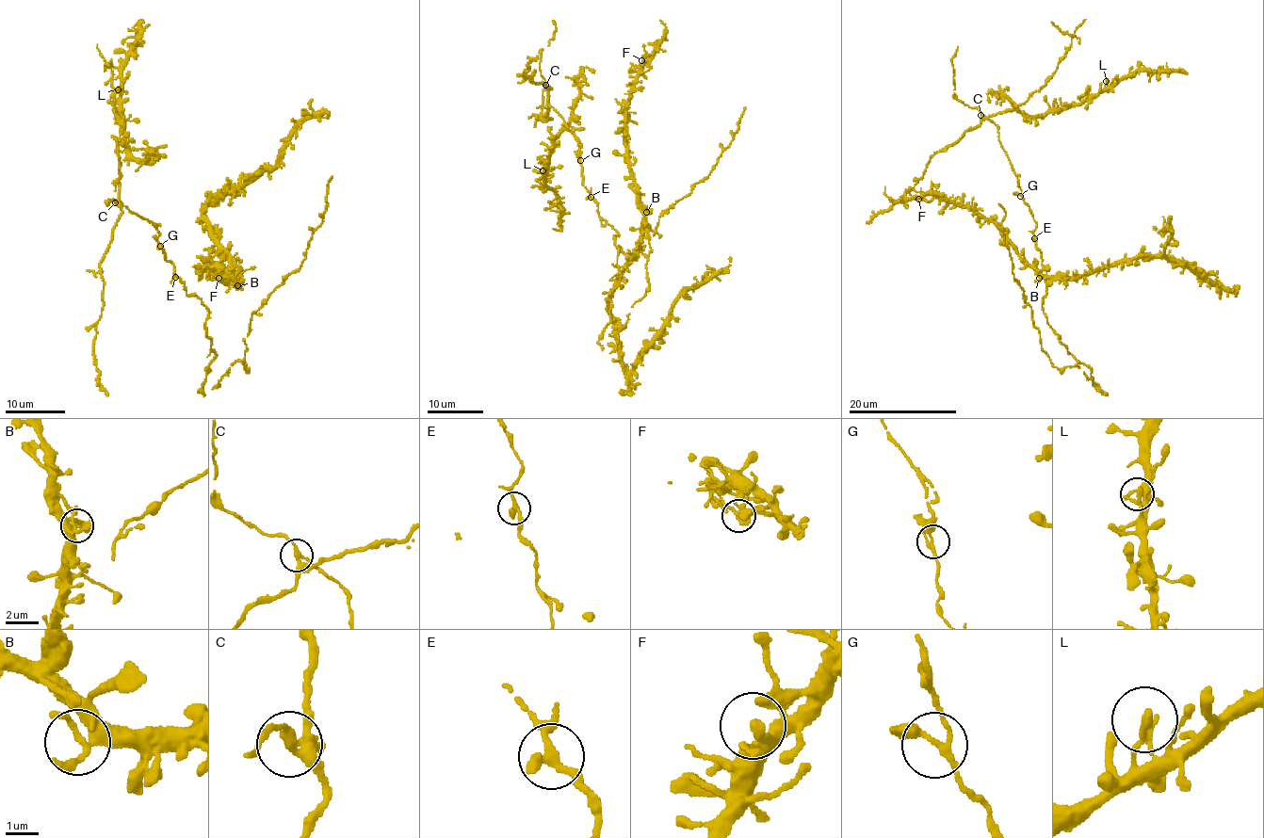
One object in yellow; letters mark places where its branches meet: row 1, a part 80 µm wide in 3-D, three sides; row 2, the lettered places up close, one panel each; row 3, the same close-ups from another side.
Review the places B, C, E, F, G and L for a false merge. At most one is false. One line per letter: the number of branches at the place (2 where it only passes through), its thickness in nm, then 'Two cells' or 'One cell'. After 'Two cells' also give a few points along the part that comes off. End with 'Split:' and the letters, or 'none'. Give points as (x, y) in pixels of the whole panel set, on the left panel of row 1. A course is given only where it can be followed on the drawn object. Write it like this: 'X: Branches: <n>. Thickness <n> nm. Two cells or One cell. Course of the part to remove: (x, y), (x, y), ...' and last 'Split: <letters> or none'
B: Branches: 4. Thickness 240 nm. One cell
C: Branches: 3. Thickness 240 nm. Two cells. Course of the part to remove: (116, 203), (121, 214), (108, 250), (100, 263), (104, 286), (93, 361), (100, 384), (108, 395)
E: Branches: 3. Thickness 240 nm. One cell
F: Branches: 2. Thickness 220 nm. One cell
G: Branches: 3. Thickness 240 nm. One cell
L: Branches: 3. Thickness 180 nm. One cell
Split: C

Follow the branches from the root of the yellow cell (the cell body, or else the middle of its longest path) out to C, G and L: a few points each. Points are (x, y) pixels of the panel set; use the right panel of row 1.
C: (1042, 259), (1042, 251), (1032, 233), (1037, 223), (1024, 201), (1016, 174), (998, 140), (997, 129), (980, 115)
G: (1042, 259), (1042, 251), (1032, 233), (1037, 223), (1020, 196)
L: (1042, 259), (1032, 233), (1037, 223), (988, 118), (1015, 111), (1037, 91), (1051, 108), (1080, 105), (1106, 81)

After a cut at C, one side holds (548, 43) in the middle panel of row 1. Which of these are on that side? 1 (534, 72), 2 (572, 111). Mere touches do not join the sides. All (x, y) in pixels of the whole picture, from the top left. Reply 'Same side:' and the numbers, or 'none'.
Same side: 2

